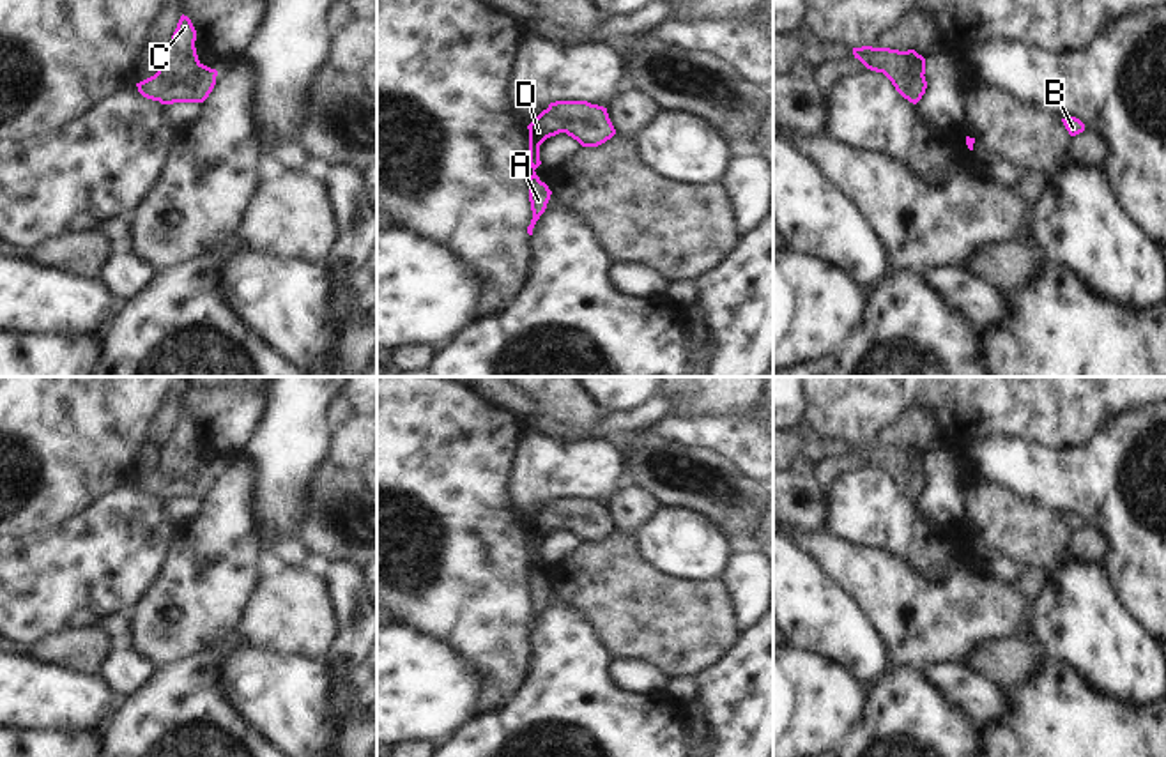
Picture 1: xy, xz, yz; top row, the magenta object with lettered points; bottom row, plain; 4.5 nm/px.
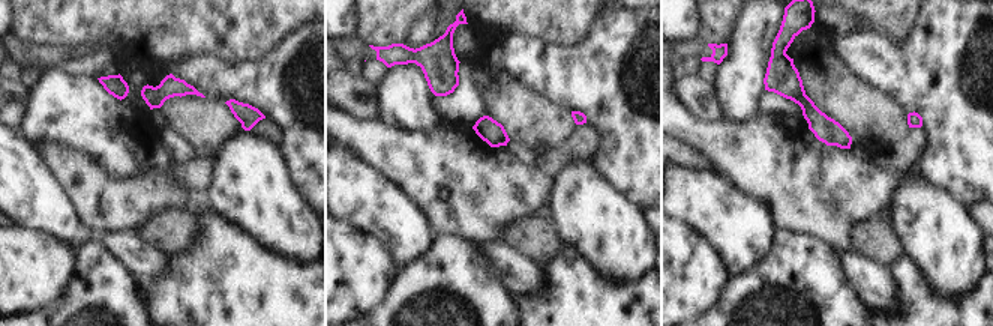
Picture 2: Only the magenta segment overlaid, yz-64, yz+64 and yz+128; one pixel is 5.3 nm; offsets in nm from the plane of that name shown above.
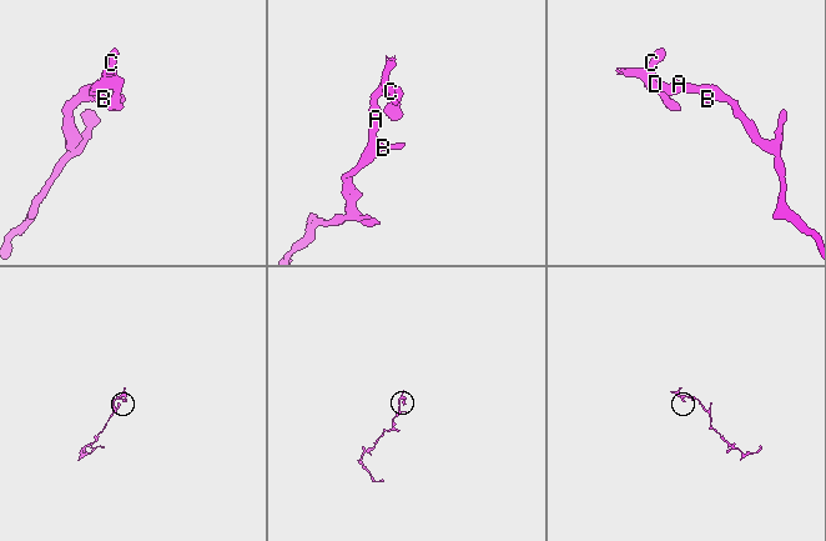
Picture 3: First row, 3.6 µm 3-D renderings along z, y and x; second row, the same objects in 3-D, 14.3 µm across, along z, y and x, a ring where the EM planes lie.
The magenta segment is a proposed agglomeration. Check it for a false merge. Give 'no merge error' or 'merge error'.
no merge error

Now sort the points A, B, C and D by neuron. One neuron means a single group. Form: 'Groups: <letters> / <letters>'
Groups: A B C D

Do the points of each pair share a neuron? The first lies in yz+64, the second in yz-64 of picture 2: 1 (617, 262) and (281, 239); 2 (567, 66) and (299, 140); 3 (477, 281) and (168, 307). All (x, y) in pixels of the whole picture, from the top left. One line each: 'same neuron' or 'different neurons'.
1: same neuron
2: same neuron
3: different neurons

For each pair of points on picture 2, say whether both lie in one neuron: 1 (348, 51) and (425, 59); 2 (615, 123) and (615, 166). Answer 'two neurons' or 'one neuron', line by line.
1: one neuron
2: one neuron

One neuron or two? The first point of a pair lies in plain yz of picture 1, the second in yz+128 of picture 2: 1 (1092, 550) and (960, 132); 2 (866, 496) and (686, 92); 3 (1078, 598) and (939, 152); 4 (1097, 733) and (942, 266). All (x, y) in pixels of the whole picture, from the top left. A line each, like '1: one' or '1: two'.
1: two
2: two
3: two
4: two

